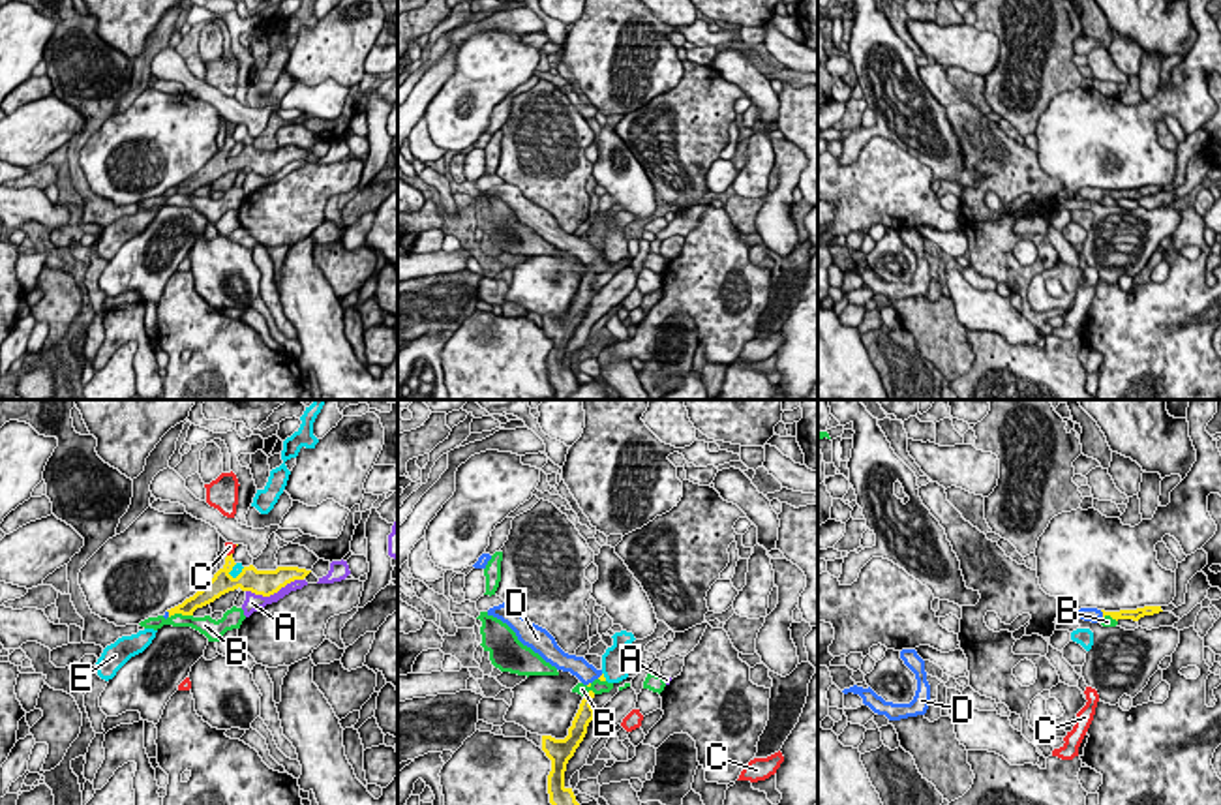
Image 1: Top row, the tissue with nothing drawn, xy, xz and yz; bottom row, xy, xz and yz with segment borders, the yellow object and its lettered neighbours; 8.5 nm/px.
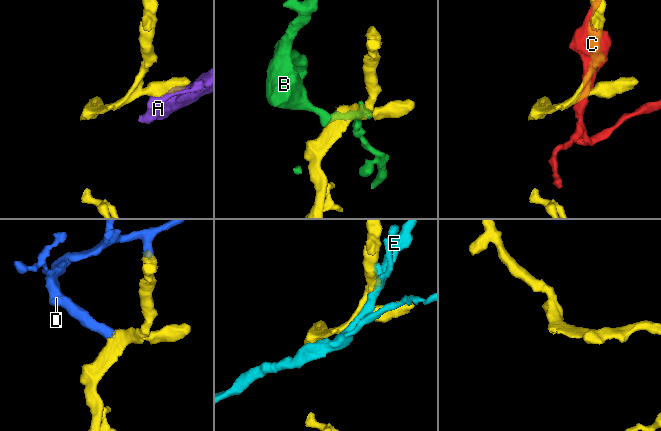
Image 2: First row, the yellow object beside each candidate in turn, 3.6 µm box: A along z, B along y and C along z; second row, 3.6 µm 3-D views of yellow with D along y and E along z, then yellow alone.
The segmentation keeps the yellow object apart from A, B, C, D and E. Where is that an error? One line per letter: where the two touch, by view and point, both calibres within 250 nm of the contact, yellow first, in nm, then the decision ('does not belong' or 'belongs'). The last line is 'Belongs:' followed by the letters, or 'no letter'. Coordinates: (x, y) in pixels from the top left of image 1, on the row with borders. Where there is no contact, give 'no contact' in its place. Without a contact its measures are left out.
A: contact xy (274, 592); calibres 220 and 140 nm; does not belong
B: contact xy (180, 612); calibres 140 and 160 nm; does not belong
C: contact xy (231, 554); calibres 180 and 90 nm; does not belong
D: contact yz (1103, 614); calibres 100 and 130 nm; belongs
E: contact xy (237, 577); calibres 220 and 90 nm; does not belong
Belongs: D

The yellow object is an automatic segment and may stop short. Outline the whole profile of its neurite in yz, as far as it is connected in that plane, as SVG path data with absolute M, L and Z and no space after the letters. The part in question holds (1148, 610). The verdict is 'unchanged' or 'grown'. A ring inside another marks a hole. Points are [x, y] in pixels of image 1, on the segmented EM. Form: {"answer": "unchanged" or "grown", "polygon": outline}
{"answer": "grown", "polygon": "M1144 606L1144 608L1137 608L1137 610L1120 610L1120 612L1105 612L1105 610L1097 610L1097 608L1080 608L1077 614L1084 621L1099 623L1105 615L1110 615L1116 621L1118 619L1138 621L1144 615L1153 615L1159 612L1163 612L1161 606Z"}

